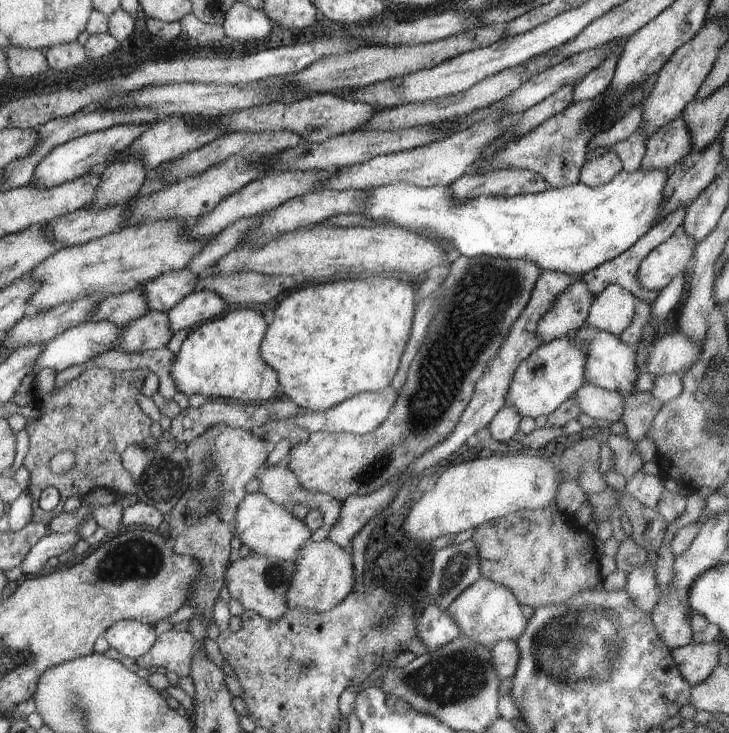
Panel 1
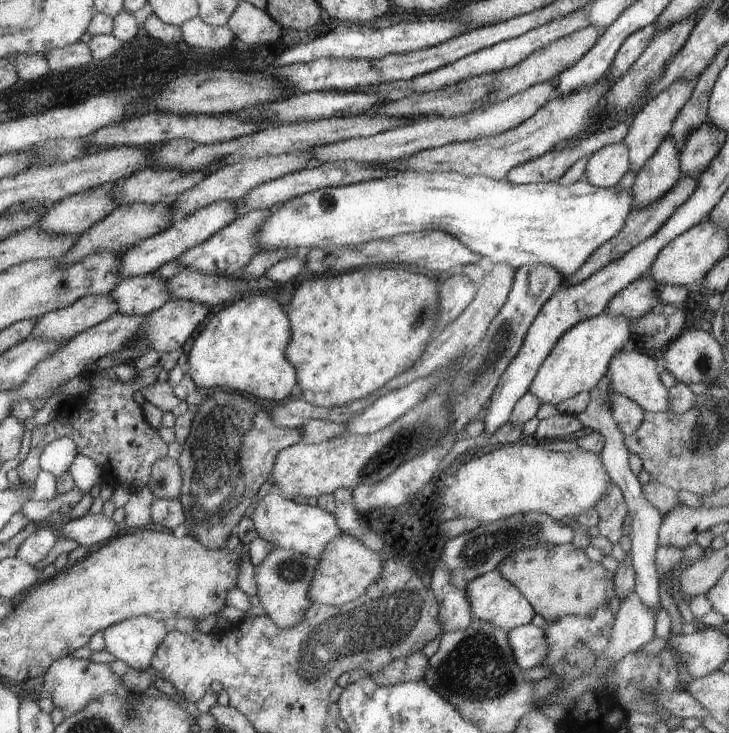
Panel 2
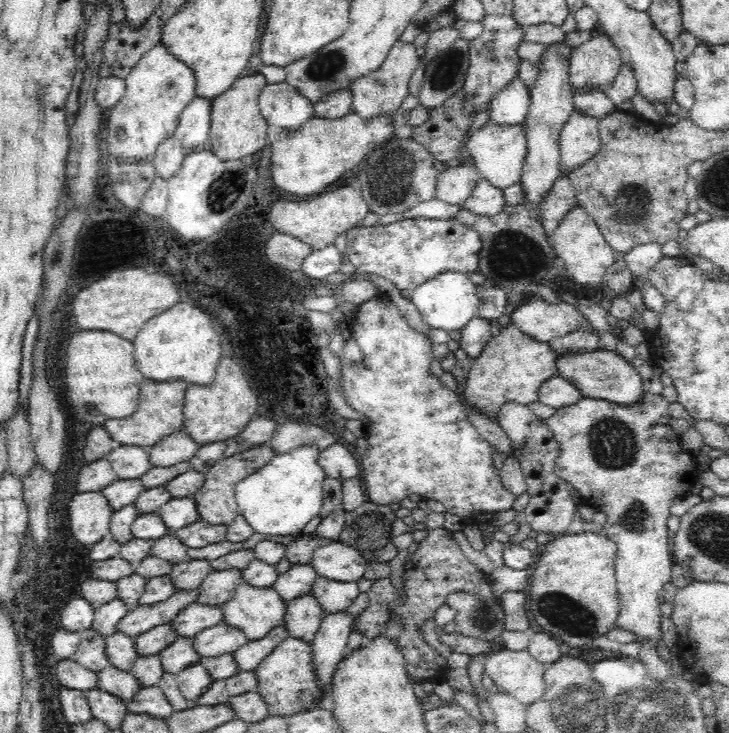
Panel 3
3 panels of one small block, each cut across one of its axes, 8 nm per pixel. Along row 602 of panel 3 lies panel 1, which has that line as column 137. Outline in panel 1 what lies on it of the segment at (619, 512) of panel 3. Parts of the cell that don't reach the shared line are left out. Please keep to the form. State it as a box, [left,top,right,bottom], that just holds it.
[104,619,158,660]

